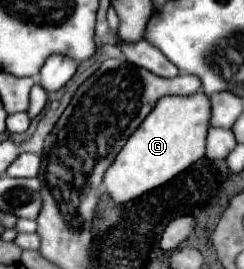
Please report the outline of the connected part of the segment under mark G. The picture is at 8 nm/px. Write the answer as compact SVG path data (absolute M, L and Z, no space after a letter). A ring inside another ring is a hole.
M203 91L187 97L161 97L153 113L129 137L115 163L107 169L103 187L115 203L127 203L143 193L171 181L205 155L205 137L209 131L211 105Z

